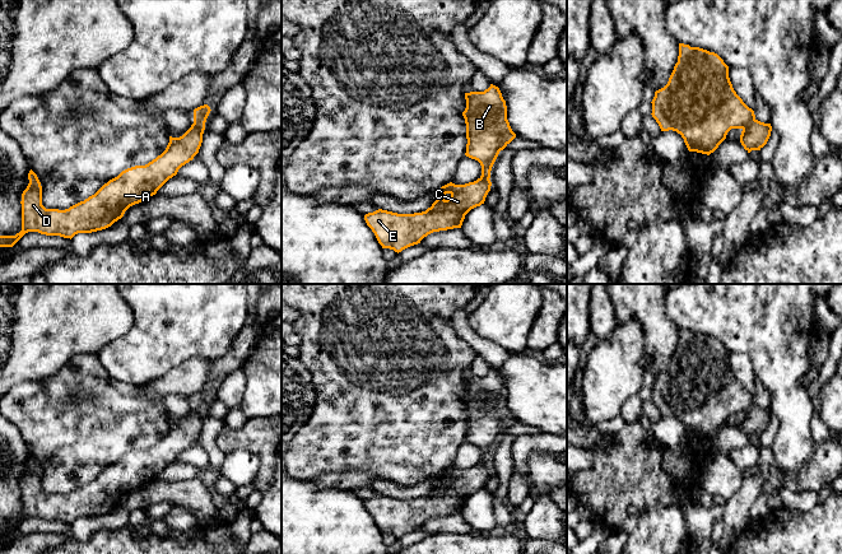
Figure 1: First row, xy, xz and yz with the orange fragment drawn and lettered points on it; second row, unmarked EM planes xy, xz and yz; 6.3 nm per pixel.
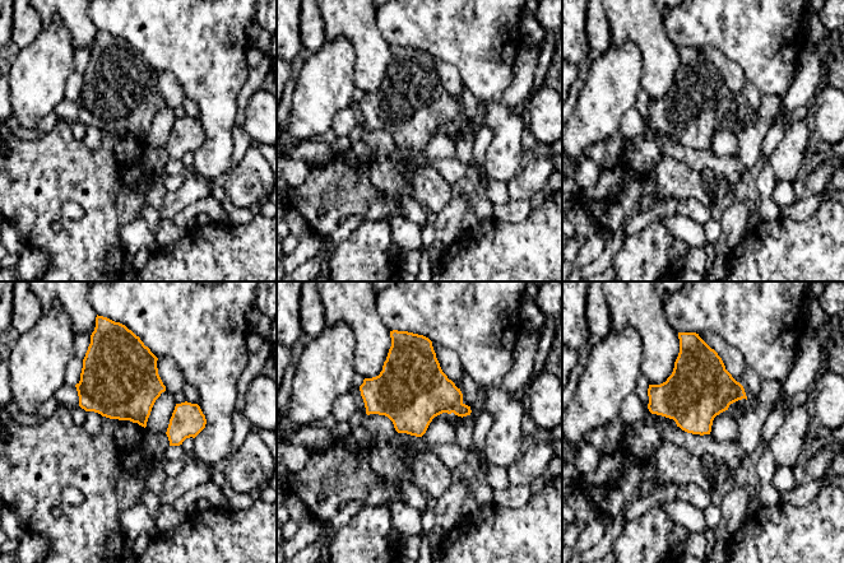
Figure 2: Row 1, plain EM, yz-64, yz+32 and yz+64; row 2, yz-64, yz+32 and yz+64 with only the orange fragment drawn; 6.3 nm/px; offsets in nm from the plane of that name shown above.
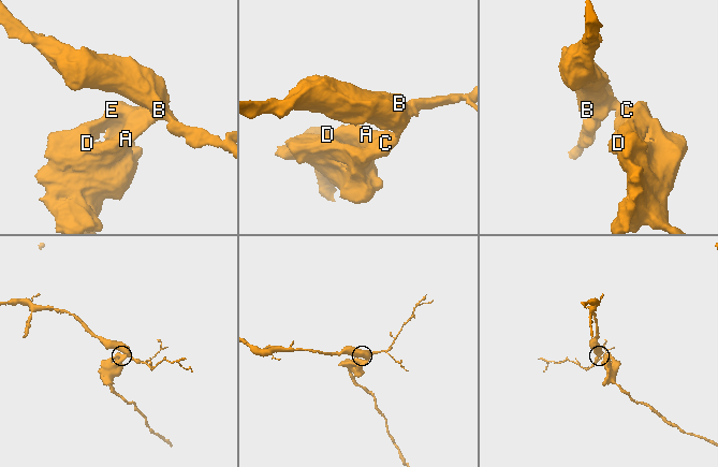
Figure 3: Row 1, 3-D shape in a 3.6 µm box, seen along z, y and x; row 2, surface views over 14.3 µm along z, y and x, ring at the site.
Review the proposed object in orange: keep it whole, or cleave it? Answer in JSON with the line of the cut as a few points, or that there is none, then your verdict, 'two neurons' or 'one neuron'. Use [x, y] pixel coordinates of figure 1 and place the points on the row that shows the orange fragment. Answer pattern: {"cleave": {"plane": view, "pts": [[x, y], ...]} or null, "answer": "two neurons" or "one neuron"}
{"cleave": {"plane": "yz", "pts": [[754, 119], [743, 129]]}, "answer": "two neurons"}

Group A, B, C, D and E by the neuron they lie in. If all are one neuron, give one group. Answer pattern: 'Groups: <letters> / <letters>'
Groups: A C D E / B

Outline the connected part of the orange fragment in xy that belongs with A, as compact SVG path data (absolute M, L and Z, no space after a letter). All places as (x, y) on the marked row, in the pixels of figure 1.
M192 124L182 136L169 136L166 150L155 159L145 166L135 166L122 171L117 177L104 183L94 195L65 210L46 209L42 205L42 186L37 174L31 169L28 173L29 183L23 191L20 201L22 231L15 236L0 236L0 247L13 247L28 232L71 239L78 233L92 233L111 227L124 217L130 206L155 195L169 178L177 174L182 166L194 159L201 146L204 130L205 126Z

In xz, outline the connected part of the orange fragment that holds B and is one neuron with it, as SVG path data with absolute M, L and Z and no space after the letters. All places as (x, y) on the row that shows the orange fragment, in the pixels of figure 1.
M498 87L465 93L466 153L482 166L482 178L489 180L499 154L515 138L507 120L507 106Z

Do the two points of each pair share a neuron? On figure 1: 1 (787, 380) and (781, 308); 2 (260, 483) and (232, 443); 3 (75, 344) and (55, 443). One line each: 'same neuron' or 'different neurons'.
1: same neuron
2: same neuron
3: different neurons

